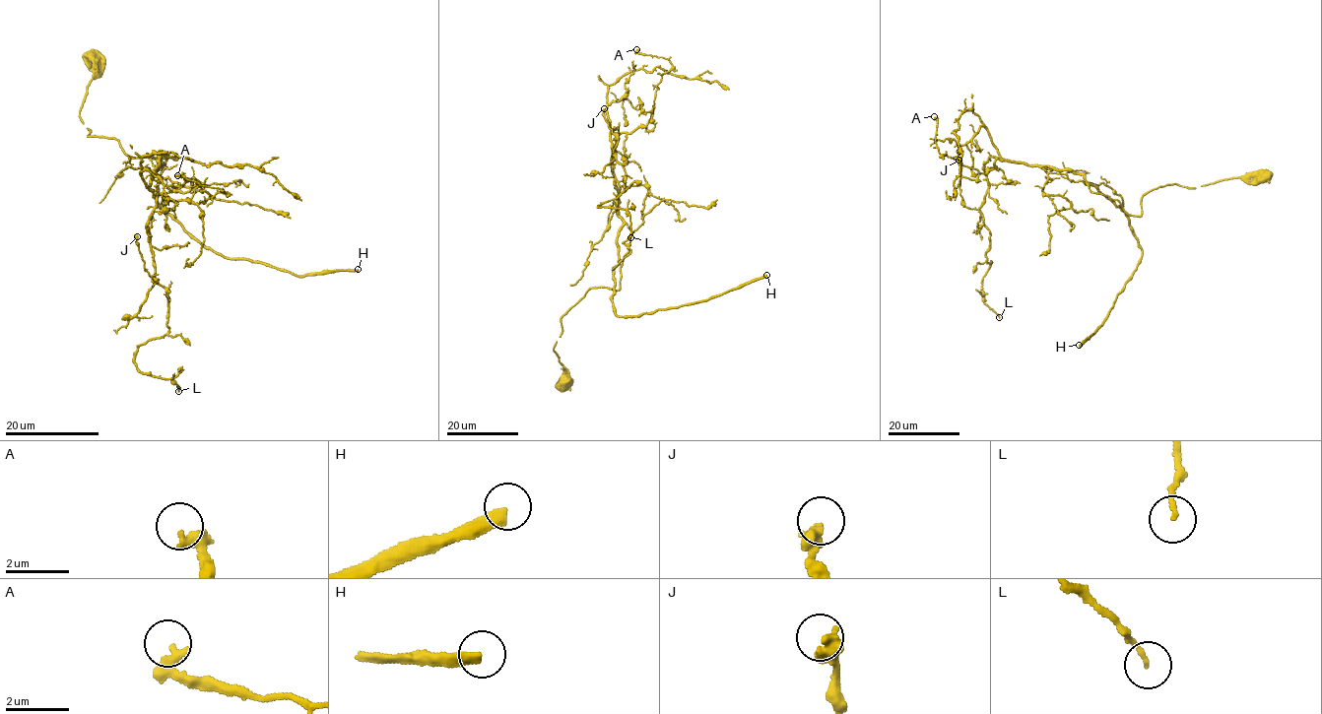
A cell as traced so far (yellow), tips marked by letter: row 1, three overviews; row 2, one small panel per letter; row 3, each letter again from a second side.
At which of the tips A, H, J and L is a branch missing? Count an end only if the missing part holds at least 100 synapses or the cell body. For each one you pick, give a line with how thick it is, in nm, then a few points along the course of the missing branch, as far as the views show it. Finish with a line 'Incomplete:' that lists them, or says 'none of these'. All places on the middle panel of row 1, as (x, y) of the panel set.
H: 320 nm thick; missing branch runs (766, 275), (789, 256), (778, 222), (784, 196), (760, 67), (739, 45)
Incomplete: H

